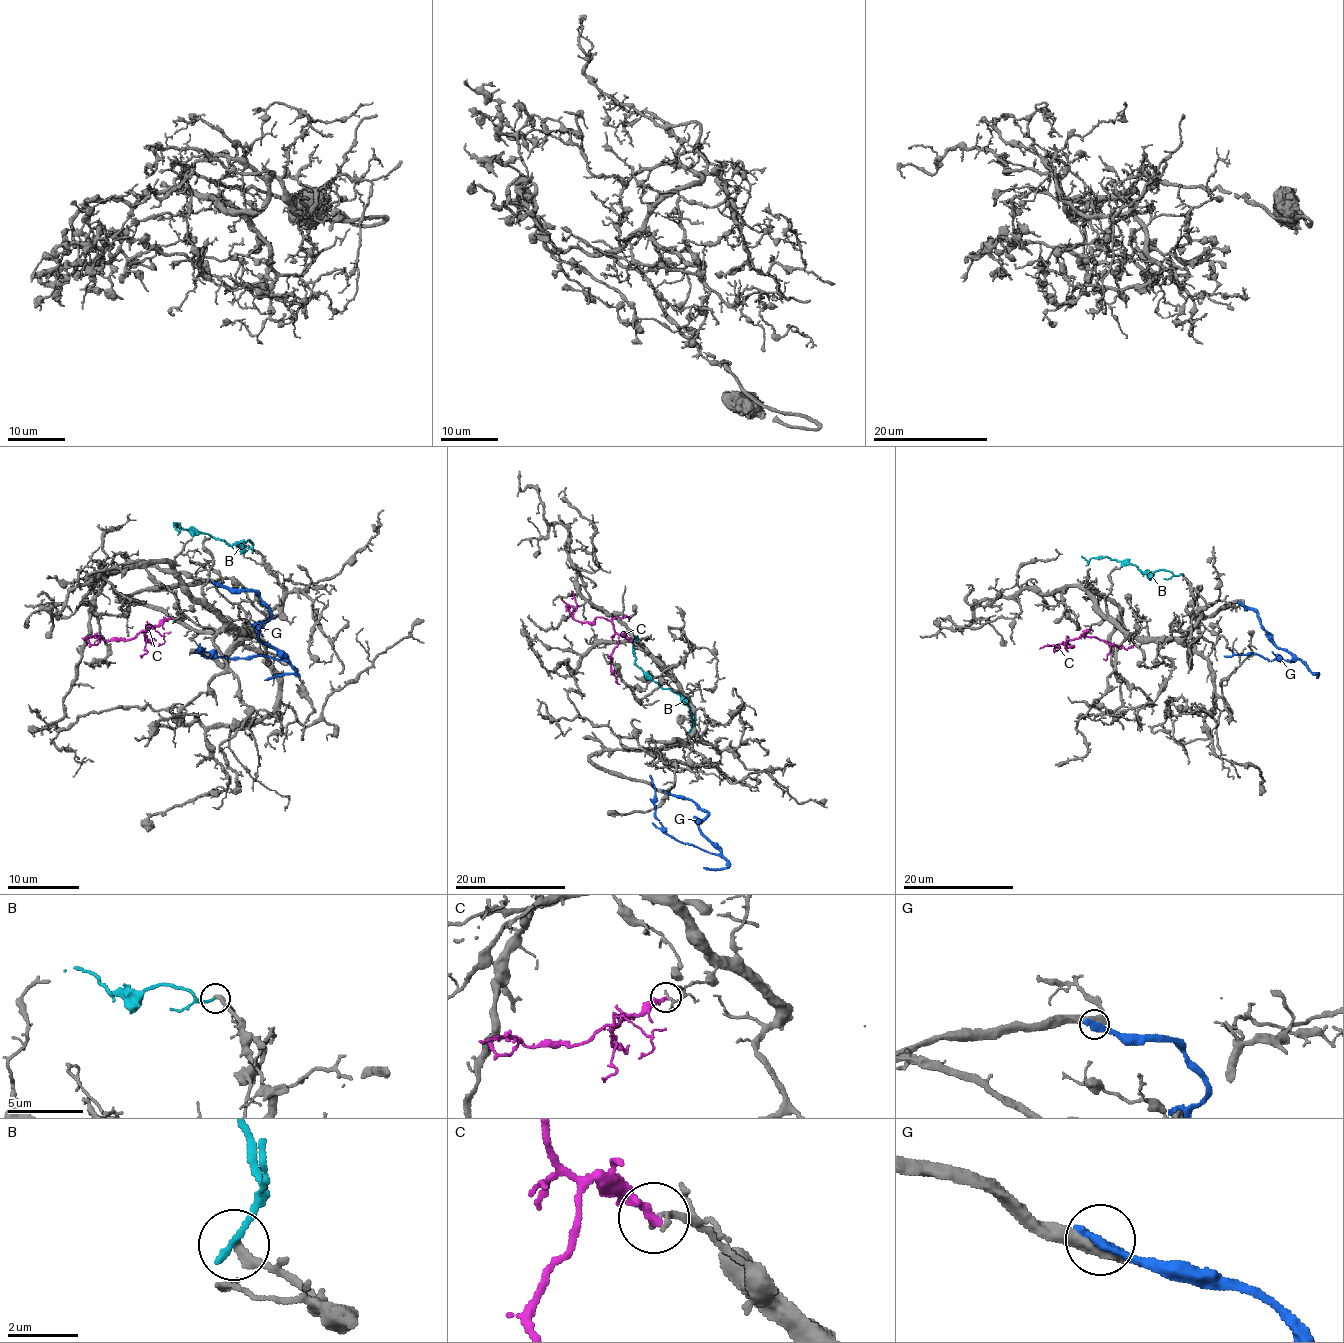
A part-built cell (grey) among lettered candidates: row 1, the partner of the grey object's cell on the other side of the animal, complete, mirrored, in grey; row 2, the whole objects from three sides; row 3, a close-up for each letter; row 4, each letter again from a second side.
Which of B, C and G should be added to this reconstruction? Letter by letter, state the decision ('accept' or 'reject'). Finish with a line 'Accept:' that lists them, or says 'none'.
B: reject
C: reject
G: reject
Accept: none

